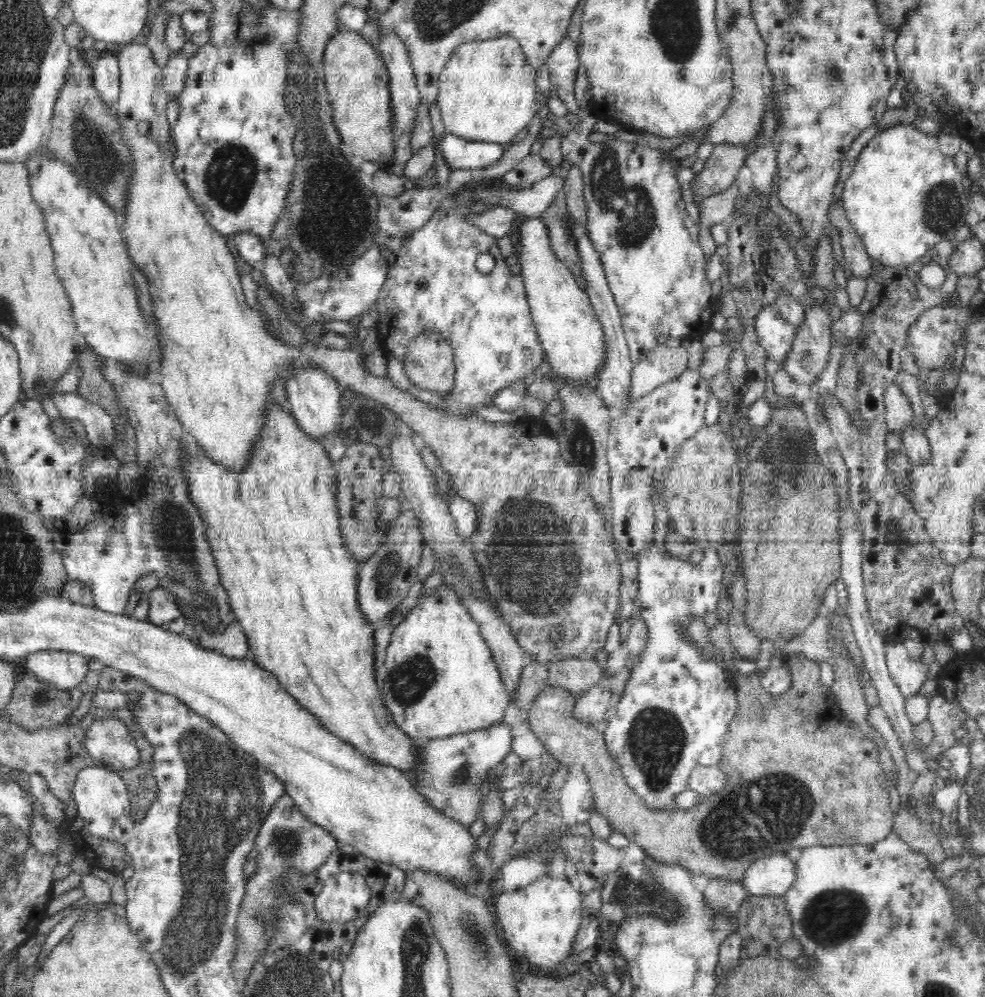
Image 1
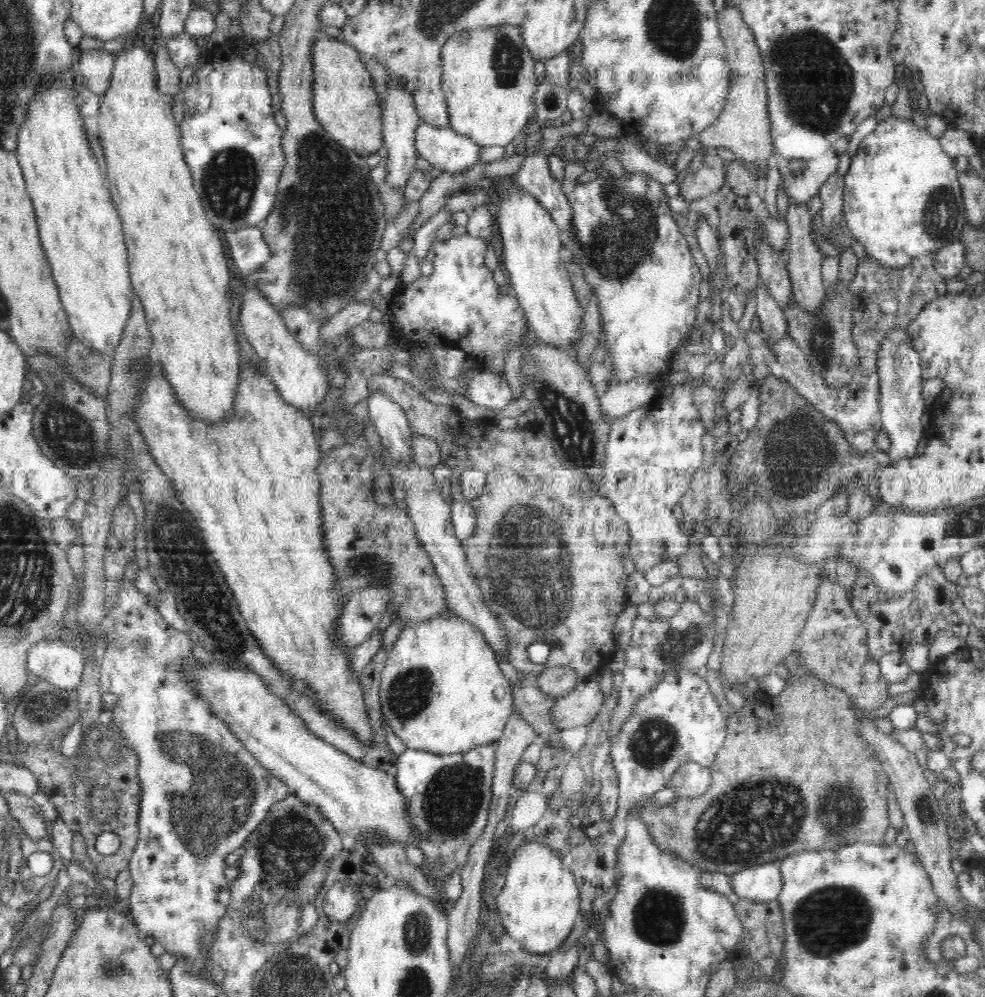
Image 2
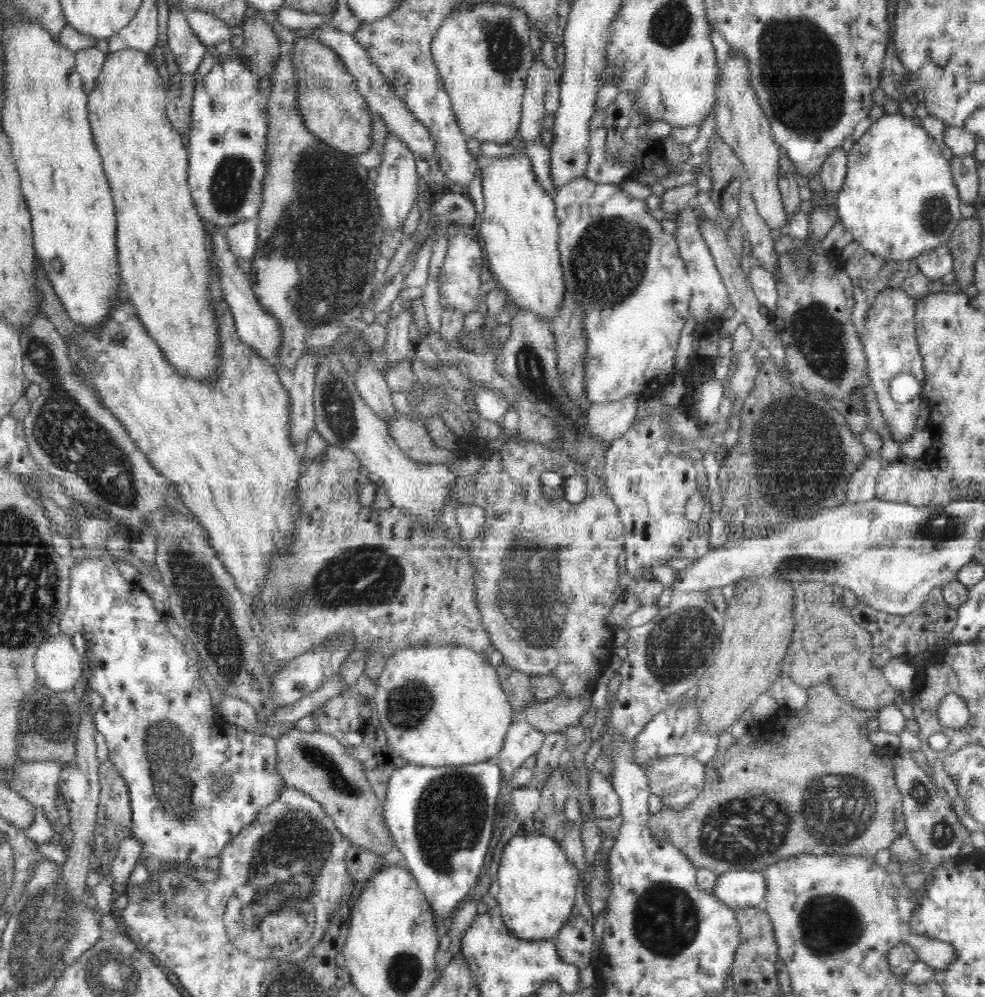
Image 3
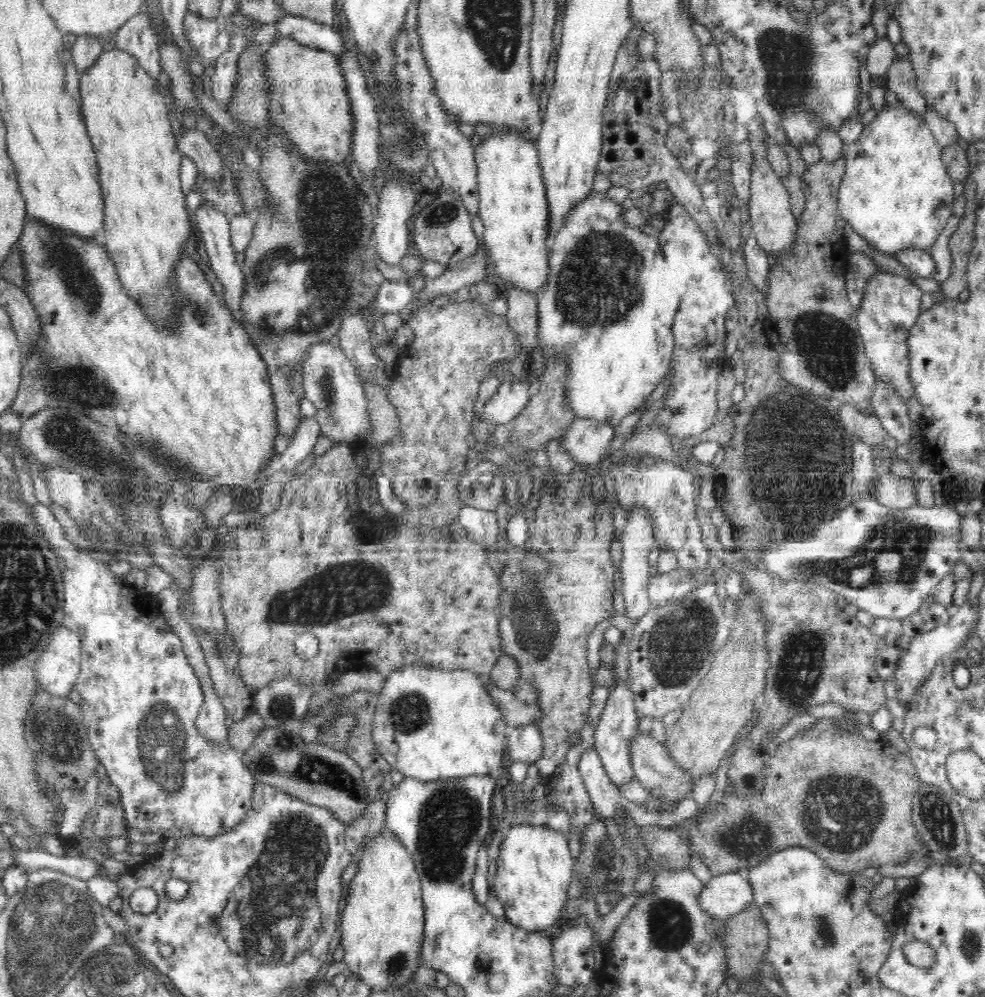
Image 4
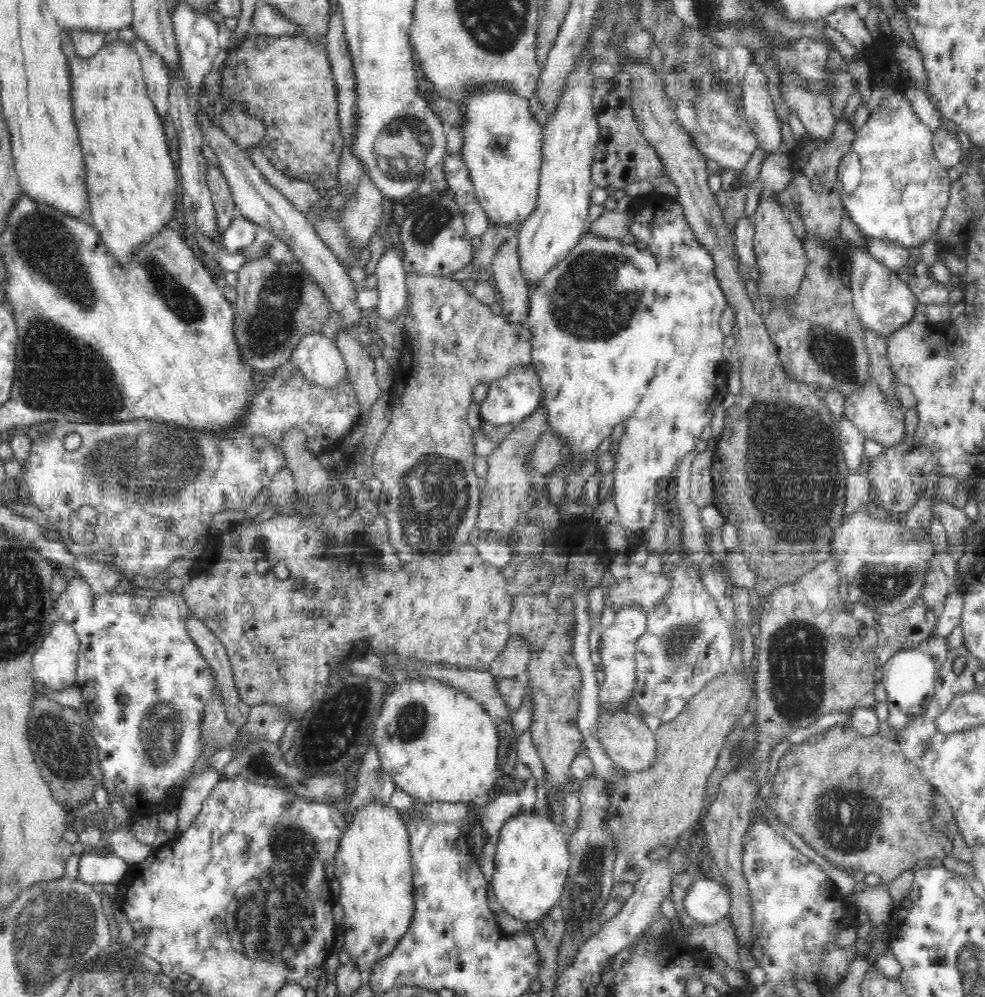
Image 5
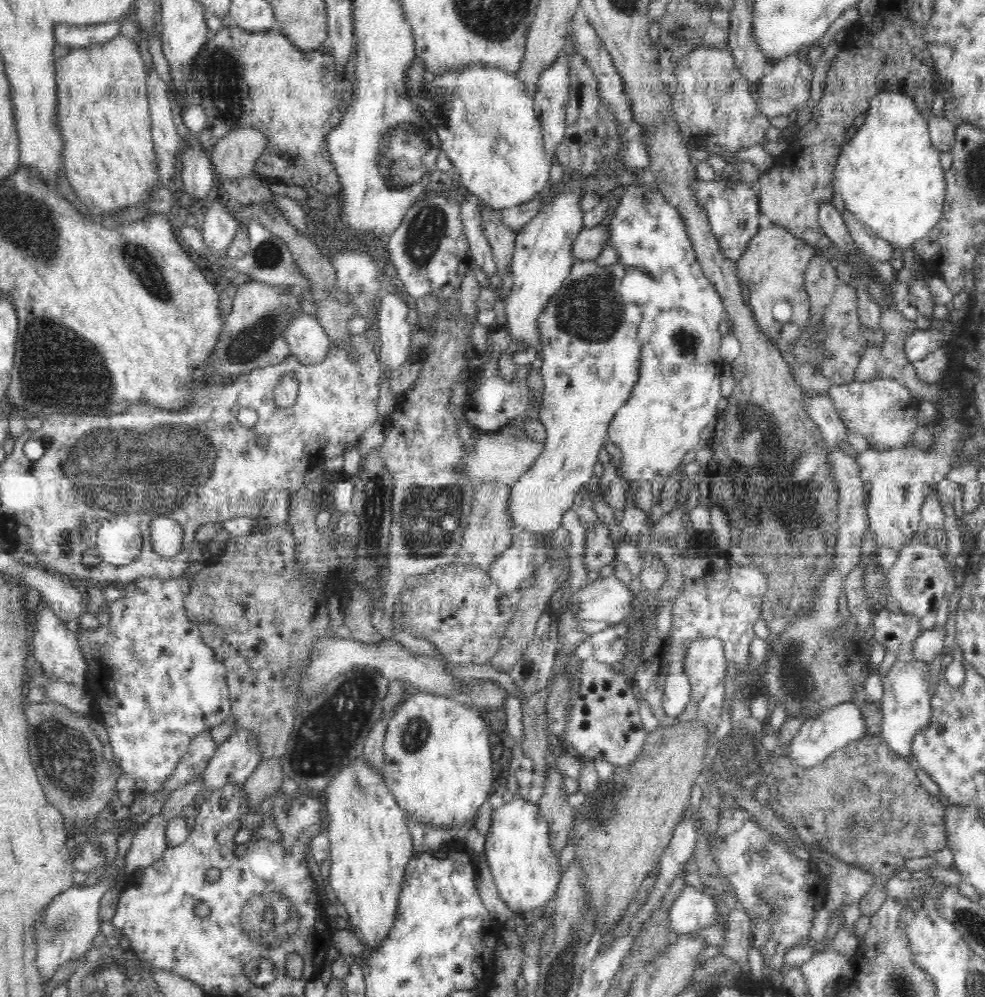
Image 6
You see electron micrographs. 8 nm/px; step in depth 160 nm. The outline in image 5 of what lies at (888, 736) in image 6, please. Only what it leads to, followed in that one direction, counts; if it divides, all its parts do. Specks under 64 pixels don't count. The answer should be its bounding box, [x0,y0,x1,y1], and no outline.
[880,638,949,733]

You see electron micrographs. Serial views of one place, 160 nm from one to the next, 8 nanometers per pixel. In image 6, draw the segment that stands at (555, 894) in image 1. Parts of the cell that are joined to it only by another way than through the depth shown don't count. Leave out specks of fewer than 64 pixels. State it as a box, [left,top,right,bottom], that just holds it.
[483,795,562,914]

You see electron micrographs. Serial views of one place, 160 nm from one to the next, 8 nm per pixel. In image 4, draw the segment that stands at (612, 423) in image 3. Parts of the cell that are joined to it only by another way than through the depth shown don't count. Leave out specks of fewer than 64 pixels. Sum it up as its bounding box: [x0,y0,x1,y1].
[558,418,615,469]

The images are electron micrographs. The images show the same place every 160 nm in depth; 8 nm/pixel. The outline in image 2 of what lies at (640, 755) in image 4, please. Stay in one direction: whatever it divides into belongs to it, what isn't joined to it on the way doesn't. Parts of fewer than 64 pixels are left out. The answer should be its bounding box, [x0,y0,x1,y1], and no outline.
[667,762,712,799]

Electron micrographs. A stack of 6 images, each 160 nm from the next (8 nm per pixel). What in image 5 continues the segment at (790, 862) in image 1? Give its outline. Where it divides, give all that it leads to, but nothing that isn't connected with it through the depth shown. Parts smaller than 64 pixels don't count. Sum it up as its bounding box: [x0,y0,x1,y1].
[684,878,728,925]

